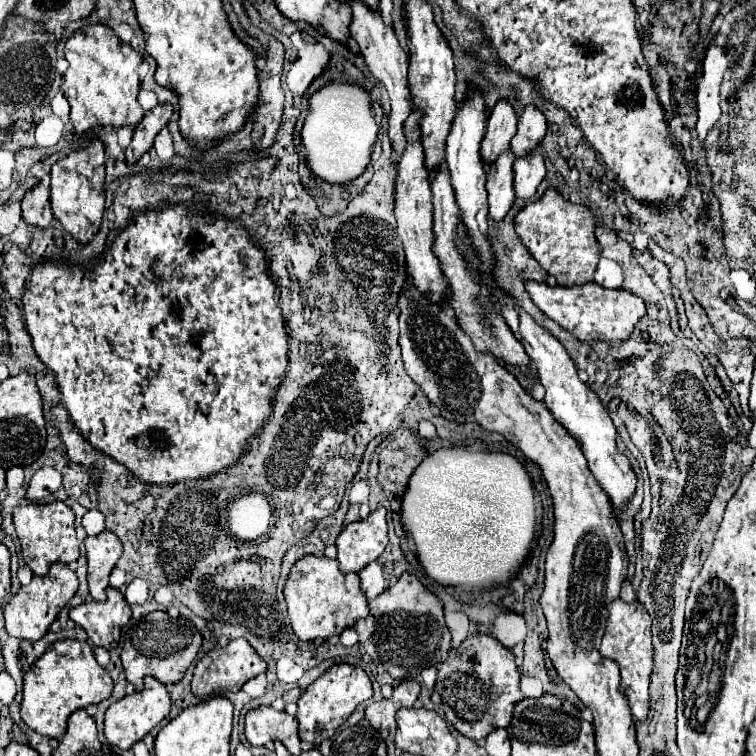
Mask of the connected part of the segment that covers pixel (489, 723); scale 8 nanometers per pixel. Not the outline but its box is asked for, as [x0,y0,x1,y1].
[432,634,520,740]

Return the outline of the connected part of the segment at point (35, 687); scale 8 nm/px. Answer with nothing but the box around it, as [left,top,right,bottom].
[22,640,112,740]

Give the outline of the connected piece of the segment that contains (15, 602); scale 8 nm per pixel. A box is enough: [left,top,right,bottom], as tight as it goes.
[4,562,78,640]

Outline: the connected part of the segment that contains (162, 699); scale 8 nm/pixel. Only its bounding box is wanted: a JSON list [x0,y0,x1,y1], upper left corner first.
[104,678,170,750]

